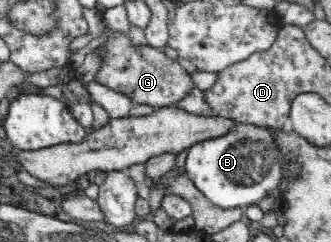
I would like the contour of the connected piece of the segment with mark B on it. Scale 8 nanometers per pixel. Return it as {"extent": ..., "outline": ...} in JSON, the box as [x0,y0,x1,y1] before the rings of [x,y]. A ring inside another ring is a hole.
{"extent":[185,123,284,208],"outline":[[[238,123],[228,134],[198,142],[188,149],[185,174],[205,198],[220,208],[258,204],[265,195],[276,194],[284,180],[283,155],[274,138],[266,127]]]}

